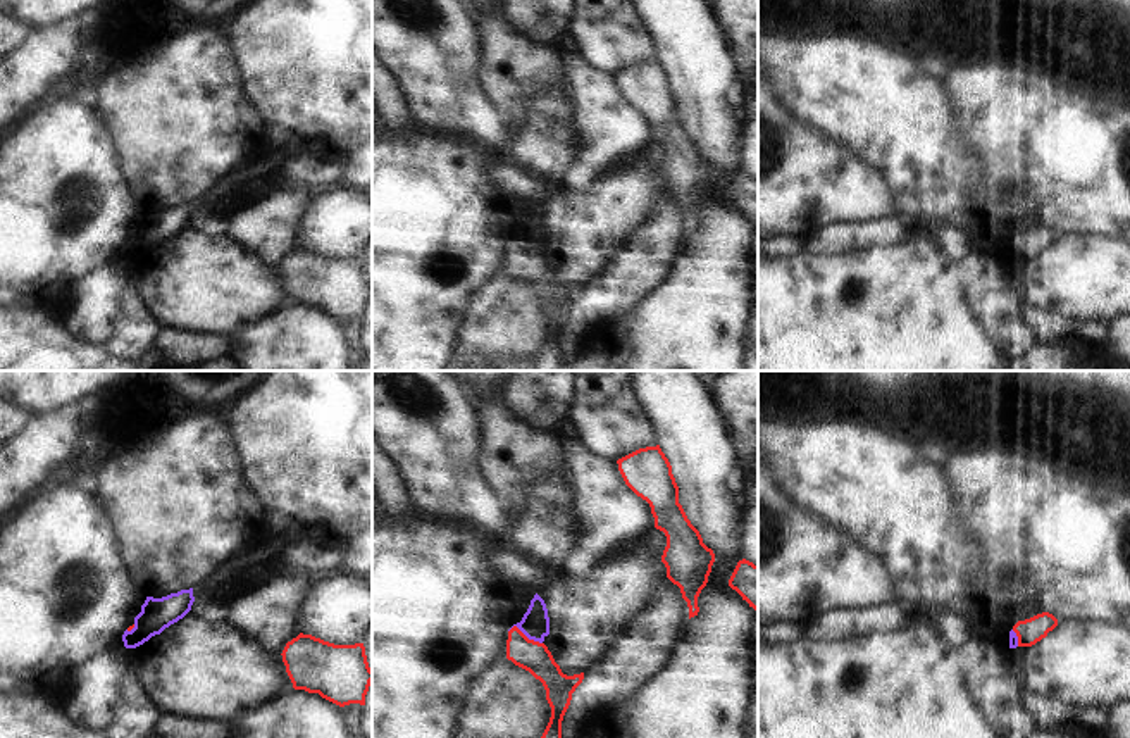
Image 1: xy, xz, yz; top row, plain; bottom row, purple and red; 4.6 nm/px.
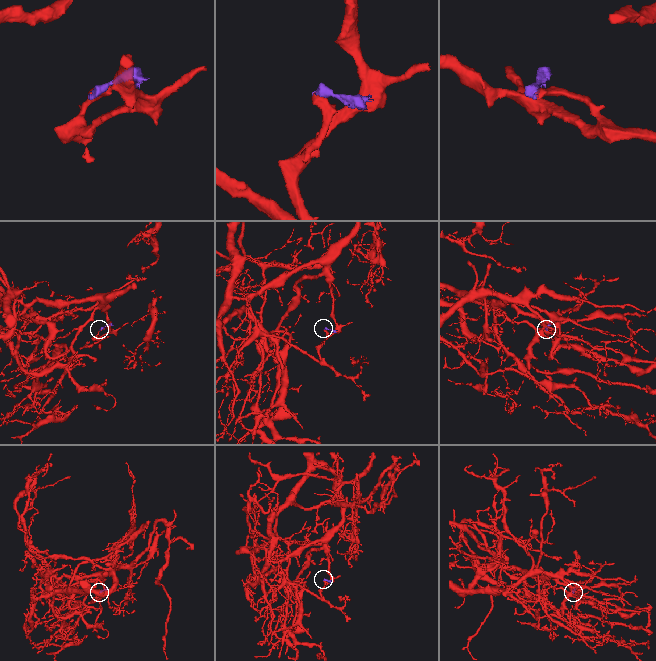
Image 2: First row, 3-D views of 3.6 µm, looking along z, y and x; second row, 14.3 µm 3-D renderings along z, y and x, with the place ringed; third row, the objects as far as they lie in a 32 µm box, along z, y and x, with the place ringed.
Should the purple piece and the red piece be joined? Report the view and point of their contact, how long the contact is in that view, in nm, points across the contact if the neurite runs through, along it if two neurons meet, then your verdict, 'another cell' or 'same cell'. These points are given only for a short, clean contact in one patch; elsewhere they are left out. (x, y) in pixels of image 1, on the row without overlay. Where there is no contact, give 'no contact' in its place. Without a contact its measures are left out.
meets purple in xz at (526, 249); contact 170 nm long; border along xz (509, 243), (517, 240), (529, 252), (541, 257); another cell

